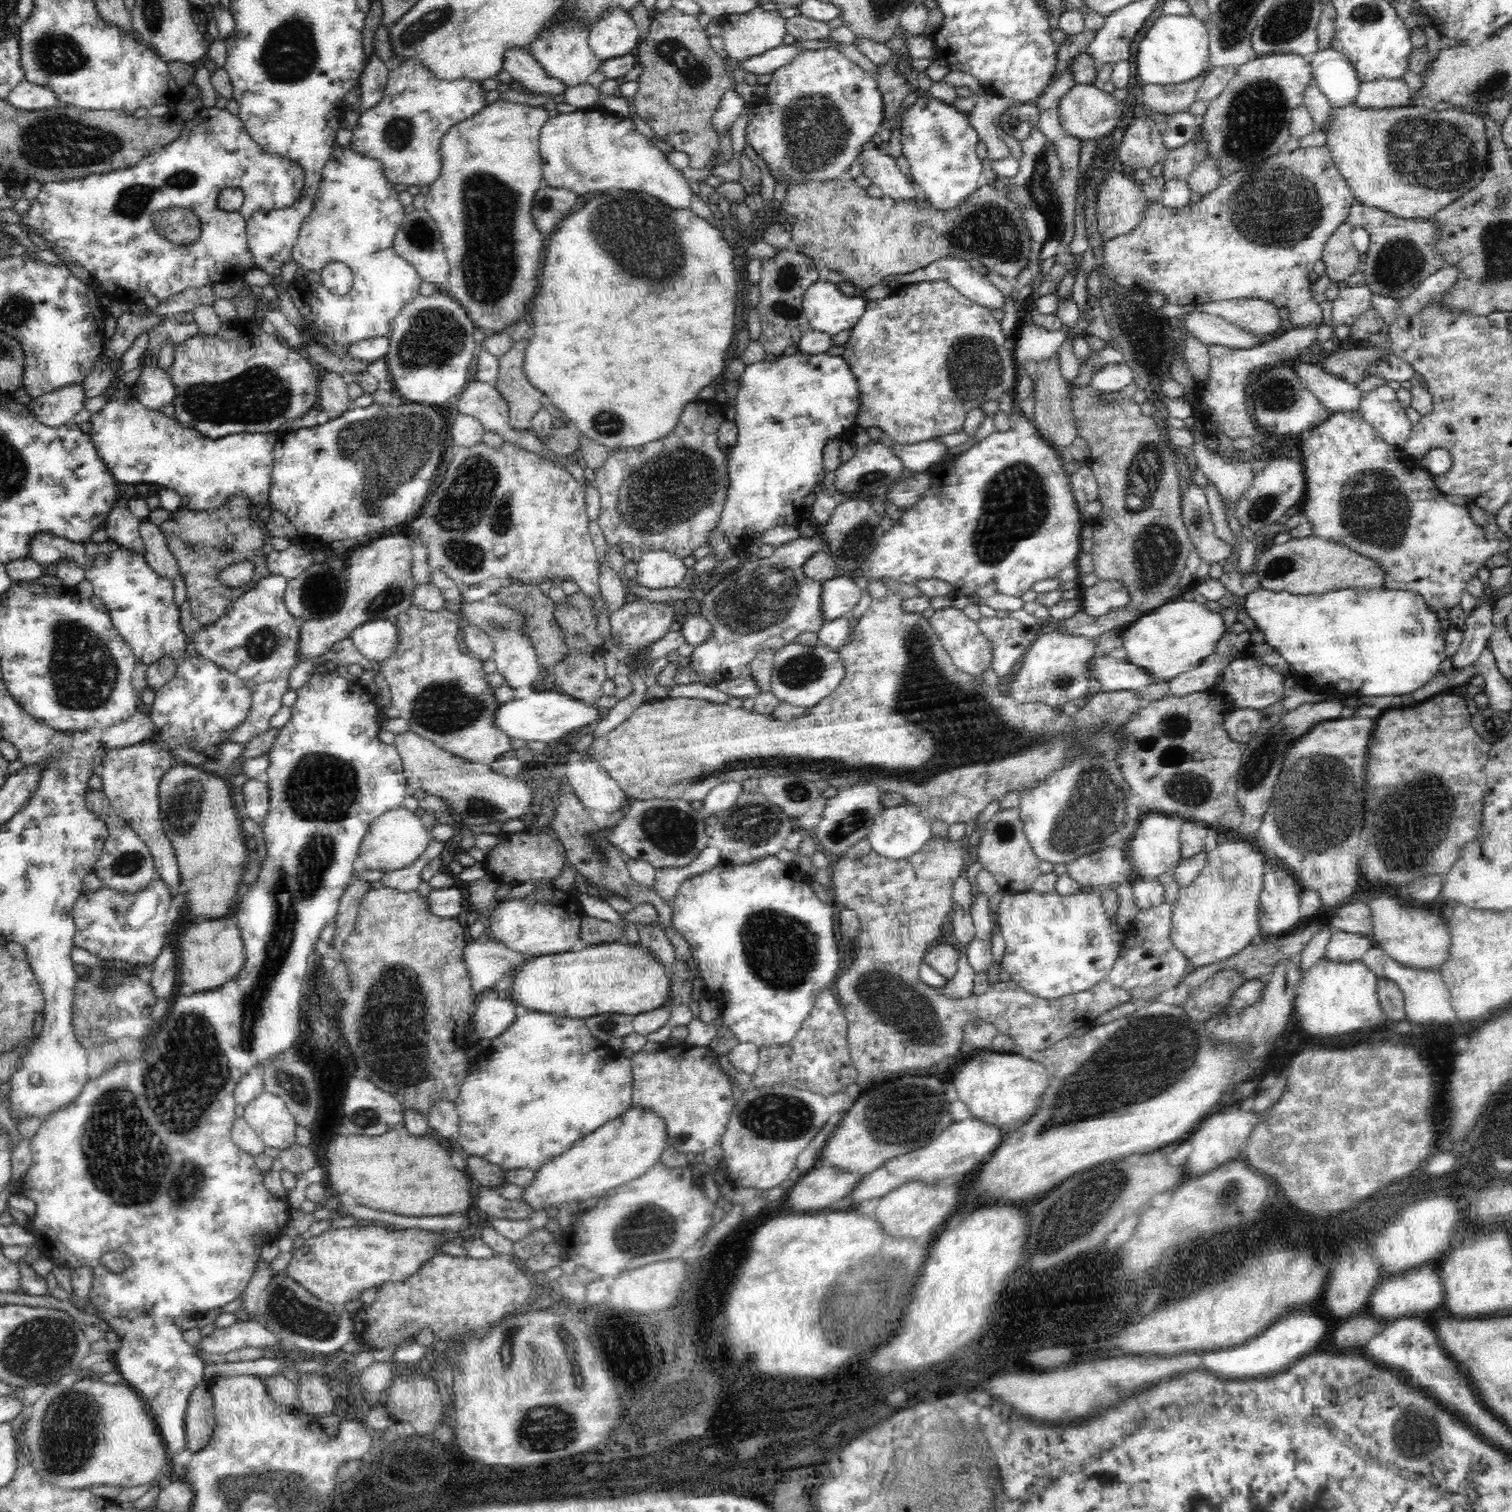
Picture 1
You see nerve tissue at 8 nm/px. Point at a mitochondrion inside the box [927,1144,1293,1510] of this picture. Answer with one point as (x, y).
(1104, 1191)

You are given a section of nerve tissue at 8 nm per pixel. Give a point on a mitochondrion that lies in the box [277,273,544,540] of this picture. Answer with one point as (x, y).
(387, 453)

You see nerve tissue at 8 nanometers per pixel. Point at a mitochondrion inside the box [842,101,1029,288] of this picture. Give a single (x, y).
(988, 230)

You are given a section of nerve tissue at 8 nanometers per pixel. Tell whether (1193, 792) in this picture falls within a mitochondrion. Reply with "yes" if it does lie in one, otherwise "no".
yes

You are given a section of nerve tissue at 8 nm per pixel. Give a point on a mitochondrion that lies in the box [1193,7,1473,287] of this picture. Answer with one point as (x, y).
(1255, 117)

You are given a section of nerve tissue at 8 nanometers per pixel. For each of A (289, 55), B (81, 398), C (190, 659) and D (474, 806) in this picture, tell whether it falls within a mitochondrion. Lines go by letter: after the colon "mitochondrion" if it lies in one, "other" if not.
A: mitochondrion
B: other
C: other
D: mitochondrion

